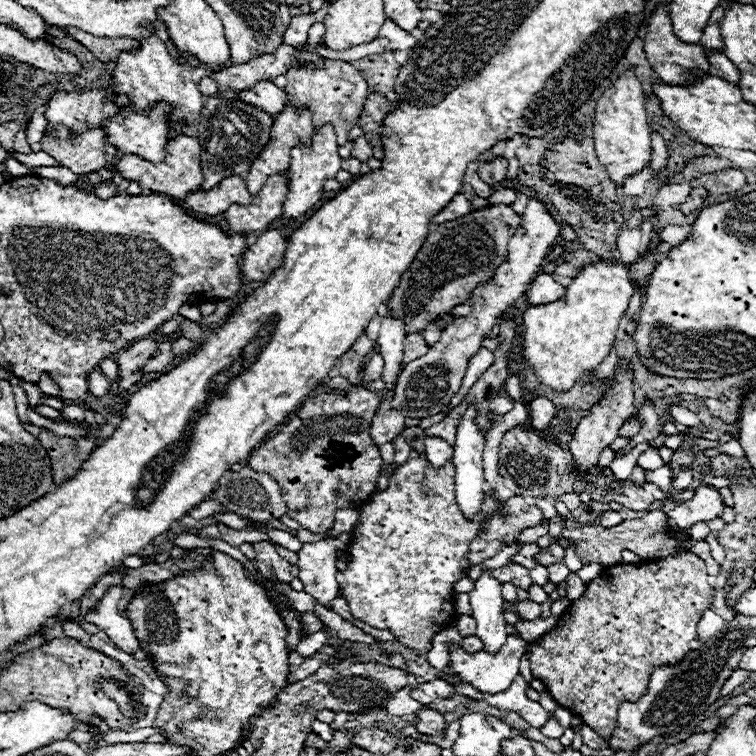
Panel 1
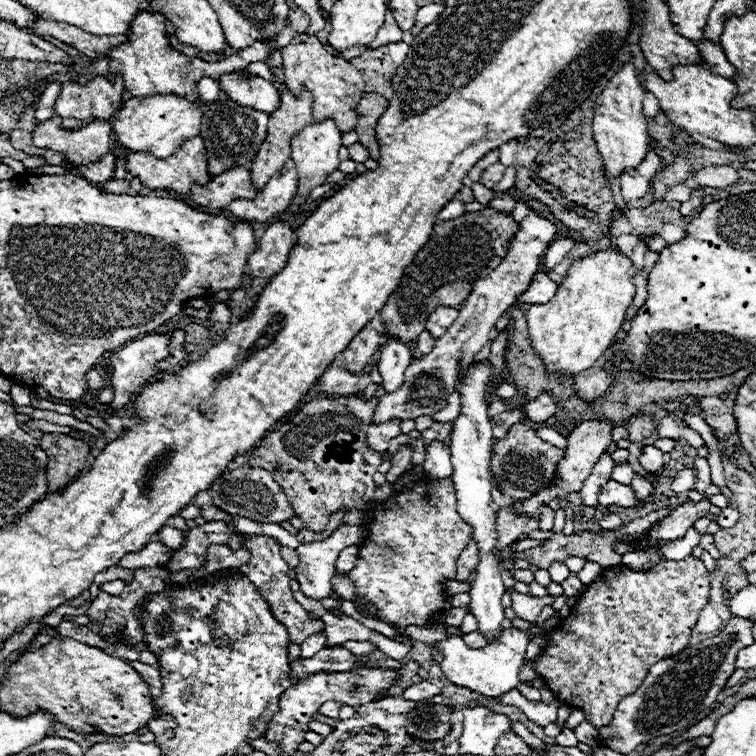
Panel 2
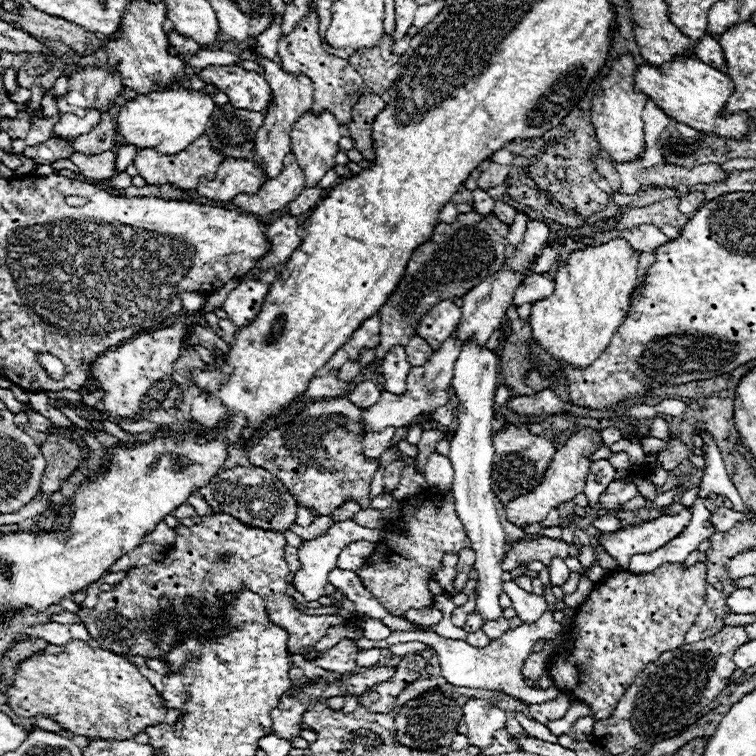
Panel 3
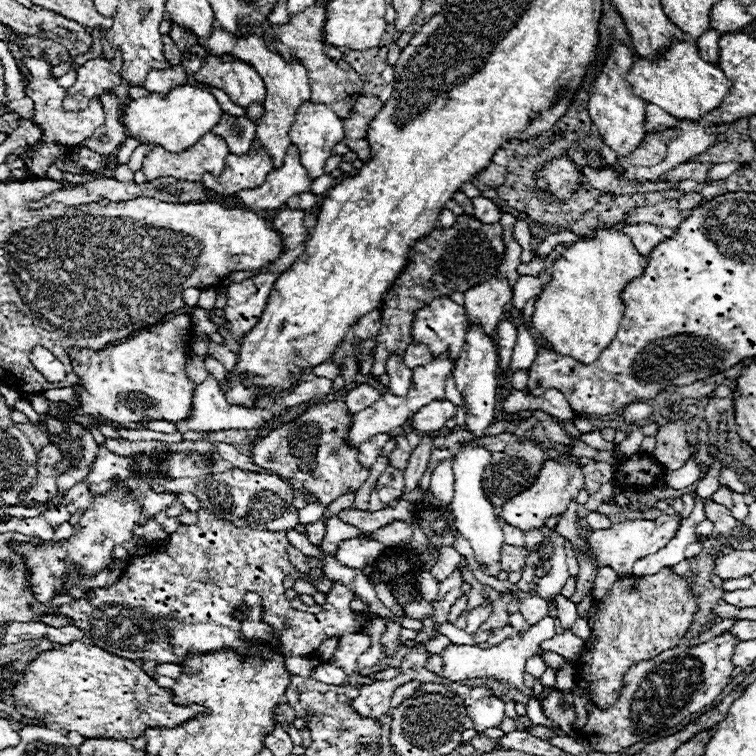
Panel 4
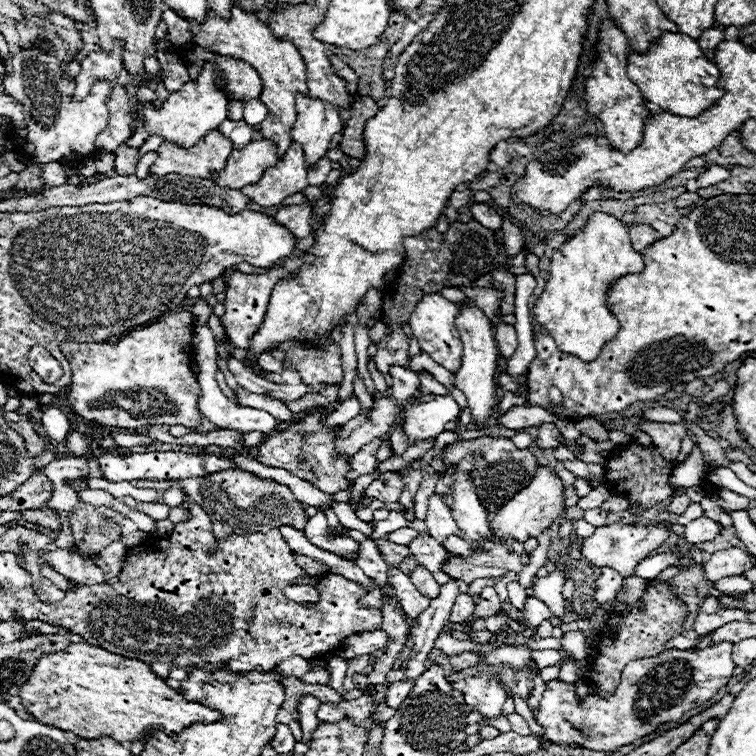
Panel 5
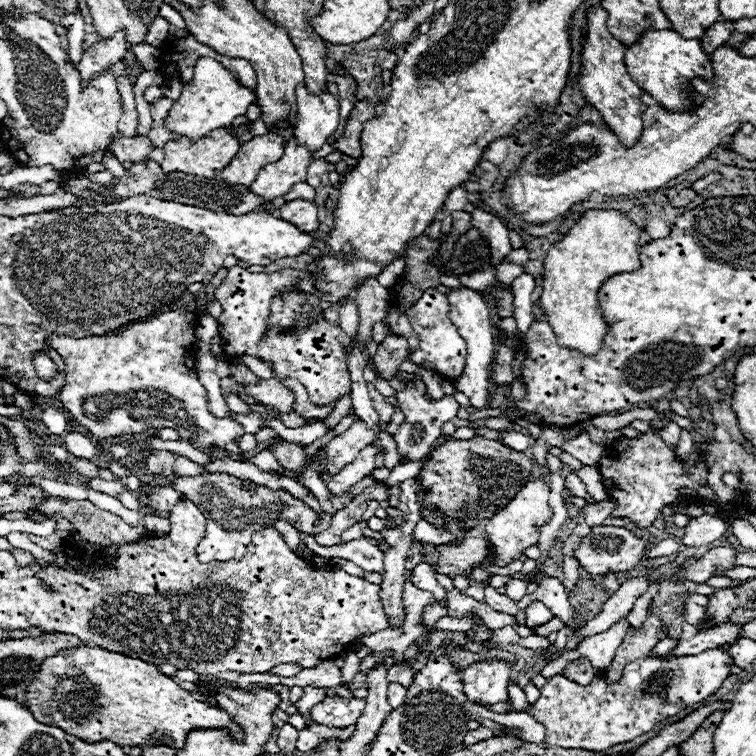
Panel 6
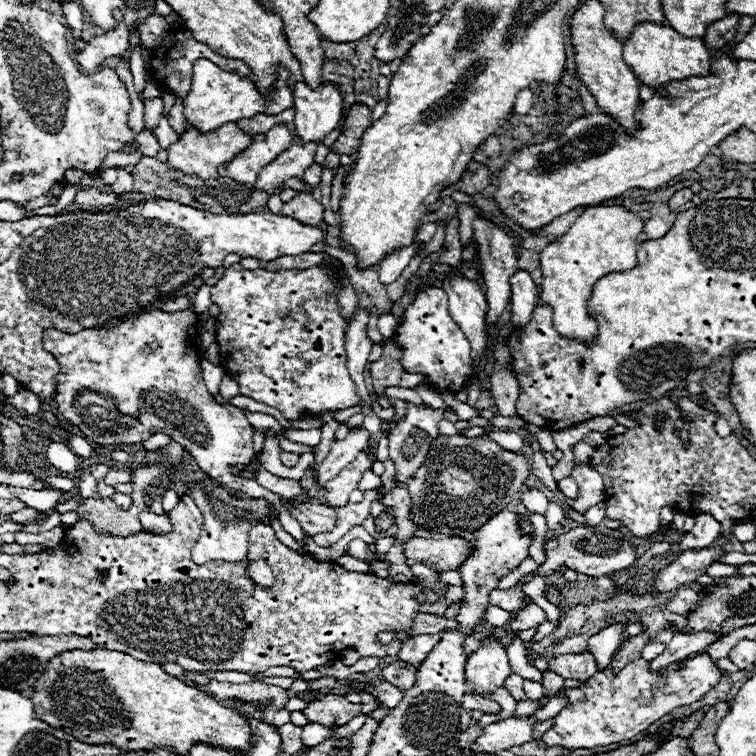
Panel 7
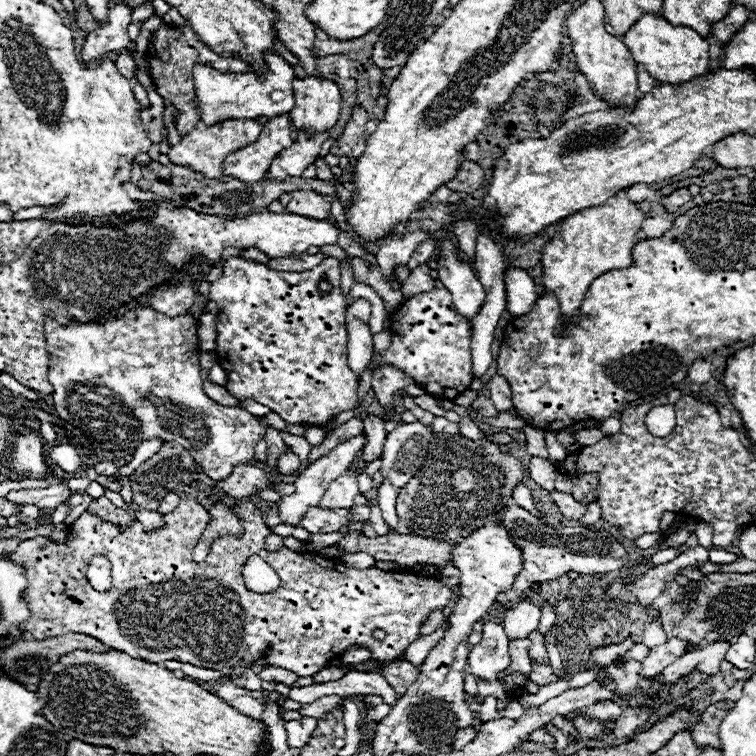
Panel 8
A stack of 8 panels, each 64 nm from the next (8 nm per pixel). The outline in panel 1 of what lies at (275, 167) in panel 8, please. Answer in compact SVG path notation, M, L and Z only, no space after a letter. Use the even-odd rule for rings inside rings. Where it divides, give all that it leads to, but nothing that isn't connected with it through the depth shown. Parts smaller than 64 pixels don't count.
M288 174L270 176L250 206L230 206L230 210L224 212L228 232L248 236L254 230L266 230L272 220L282 214L282 202L286 194Z

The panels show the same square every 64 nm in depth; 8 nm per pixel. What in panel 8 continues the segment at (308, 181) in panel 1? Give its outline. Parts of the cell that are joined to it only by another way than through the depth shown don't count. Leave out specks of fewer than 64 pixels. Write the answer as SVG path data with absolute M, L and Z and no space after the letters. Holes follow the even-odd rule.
M308 76L304 80L296 78L292 86L296 104L290 110L290 120L296 130L312 136L336 126L340 116L340 88L336 82Z

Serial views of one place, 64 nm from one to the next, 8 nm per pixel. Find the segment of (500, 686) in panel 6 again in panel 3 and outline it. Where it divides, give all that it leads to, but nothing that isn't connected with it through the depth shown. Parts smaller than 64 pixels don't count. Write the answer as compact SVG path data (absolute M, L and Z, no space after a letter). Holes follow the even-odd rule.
M470 700L462 706L464 722L468 726L466 738L468 746L476 746L480 750L488 748L494 740L494 732L504 728L508 714L488 704L488 700Z

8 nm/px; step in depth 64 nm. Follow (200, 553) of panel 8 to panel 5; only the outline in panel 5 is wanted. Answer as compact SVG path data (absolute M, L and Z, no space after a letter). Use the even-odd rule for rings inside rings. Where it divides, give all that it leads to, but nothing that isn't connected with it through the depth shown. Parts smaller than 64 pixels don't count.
M222 470L216 474L208 474L202 478L186 478L186 480L132 480L130 482L138 488L151 488L164 491L178 483L183 492L188 494L192 502L202 506L210 518L214 518L214 532L218 538L222 534L250 534L250 530L272 530L280 526L294 526L296 530L304 530L308 518L304 516L304 508L294 498L288 486L272 480L260 478L246 470Z

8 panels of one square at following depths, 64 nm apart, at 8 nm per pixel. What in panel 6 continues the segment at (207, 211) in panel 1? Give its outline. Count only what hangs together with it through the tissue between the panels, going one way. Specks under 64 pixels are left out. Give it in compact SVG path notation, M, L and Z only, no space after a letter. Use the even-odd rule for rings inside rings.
M280 134L254 136L250 142L240 146L238 154L230 160L228 166L218 170L218 176L230 184L250 186L266 164L280 160L282 152L284 144Z

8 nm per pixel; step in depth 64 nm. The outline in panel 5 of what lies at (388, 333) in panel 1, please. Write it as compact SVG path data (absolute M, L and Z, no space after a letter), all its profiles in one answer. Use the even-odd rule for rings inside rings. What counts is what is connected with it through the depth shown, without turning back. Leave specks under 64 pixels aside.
M392 366L390 368L390 376L392 376L392 386L390 386L390 394L398 400L398 402L406 402L414 390L418 388L418 376L416 372L404 368L404 366Z

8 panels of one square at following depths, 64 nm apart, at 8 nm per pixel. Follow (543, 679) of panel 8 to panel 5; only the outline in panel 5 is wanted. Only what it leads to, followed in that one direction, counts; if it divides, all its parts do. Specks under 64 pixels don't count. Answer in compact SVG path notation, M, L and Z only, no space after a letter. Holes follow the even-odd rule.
M718 642L704 650L664 650L658 656L634 660L626 666L622 682L608 700L590 688L584 704L576 704L574 684L552 680L546 684L536 722L546 730L544 740L556 744L576 744L596 752L616 752L620 746L652 734L660 724L678 722L688 710L708 702L720 688L724 688L734 670L732 662L734 642Z

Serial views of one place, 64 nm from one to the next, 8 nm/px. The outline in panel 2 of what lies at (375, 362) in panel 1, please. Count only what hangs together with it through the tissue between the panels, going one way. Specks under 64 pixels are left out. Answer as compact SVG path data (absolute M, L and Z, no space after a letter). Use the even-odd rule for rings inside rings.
M330 366L326 370L326 376L322 376L318 382L316 382L316 390L320 392L326 392L326 394L356 394L360 390L364 390L368 384L380 384L382 378L380 378L380 372L378 372L378 366L372 366L372 370L366 374L366 376L352 376L336 366Z

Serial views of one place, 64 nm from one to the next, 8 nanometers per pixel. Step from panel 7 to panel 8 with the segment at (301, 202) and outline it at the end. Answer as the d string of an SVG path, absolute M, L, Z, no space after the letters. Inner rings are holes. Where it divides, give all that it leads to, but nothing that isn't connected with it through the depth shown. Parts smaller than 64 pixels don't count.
M296 190L292 194L290 204L286 206L286 212L306 216L312 220L324 220L330 214L330 202L328 202L328 198L312 192L312 190Z

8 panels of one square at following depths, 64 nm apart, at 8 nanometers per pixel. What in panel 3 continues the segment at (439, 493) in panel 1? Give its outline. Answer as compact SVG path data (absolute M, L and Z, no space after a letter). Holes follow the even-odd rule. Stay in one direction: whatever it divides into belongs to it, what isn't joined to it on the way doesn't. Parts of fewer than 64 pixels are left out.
M428 488L412 498L402 500L402 512L398 518L400 530L392 532L384 542L380 542L362 568L356 570L364 588L376 596L376 600L398 618L406 620L406 610L432 606L432 594L428 582L442 568L442 558L446 552L458 554L470 544L460 518L454 514L454 494L438 494Z

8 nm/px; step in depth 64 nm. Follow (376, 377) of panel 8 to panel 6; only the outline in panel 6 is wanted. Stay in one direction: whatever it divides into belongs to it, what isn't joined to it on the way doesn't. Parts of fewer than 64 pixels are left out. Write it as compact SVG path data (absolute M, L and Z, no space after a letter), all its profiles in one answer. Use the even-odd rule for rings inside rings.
M388 336L378 344L378 350L374 354L376 370L382 374L382 378L390 380L396 376L396 368L404 362L408 354L408 342L402 336Z

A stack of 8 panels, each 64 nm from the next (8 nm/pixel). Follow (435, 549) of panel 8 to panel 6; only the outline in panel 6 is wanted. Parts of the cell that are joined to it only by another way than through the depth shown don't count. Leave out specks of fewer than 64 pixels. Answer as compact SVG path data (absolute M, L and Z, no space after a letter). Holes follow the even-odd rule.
M466 538L458 546L436 546L440 550L438 572L440 574L458 574L470 578L472 568L486 562L492 554L484 538ZM412 542L412 548L408 550L408 556L406 556L406 570L412 570L416 564L422 562L422 554L418 550L420 542Z

